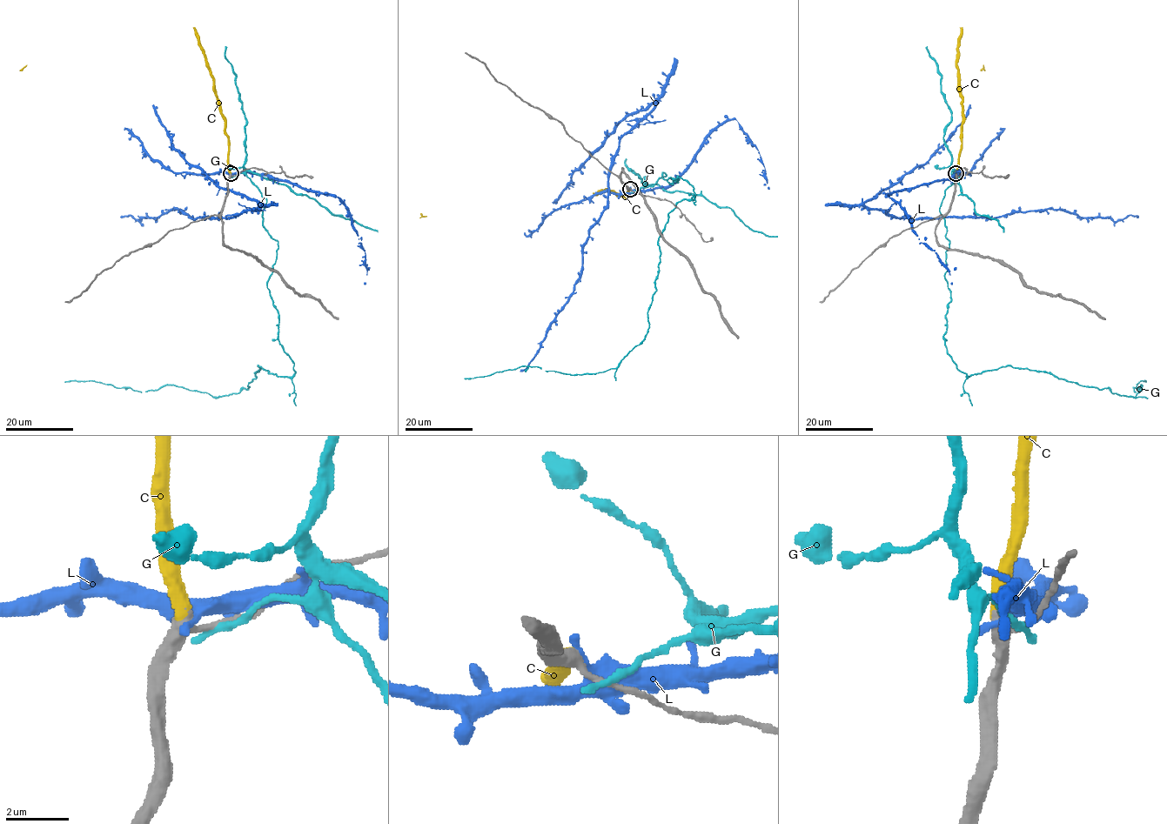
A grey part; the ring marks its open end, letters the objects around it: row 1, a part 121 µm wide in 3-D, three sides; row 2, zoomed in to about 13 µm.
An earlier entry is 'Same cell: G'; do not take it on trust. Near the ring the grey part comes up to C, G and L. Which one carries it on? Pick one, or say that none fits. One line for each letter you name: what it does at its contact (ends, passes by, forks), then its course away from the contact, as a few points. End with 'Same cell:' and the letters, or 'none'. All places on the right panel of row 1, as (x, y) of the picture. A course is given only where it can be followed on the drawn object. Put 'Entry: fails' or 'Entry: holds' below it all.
C: it ends there
Same cell: C
Entry: fails

